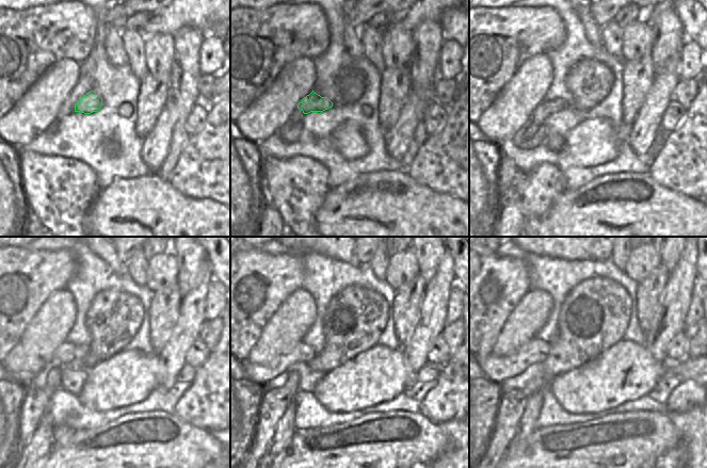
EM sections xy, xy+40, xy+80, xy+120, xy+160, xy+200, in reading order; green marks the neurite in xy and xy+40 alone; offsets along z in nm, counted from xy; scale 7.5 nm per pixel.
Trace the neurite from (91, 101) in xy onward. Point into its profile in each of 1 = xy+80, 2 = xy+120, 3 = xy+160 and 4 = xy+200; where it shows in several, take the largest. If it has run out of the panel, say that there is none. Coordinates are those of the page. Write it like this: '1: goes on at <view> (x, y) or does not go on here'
1: goes on at xy+80 (545, 109)
2: goes on at xy+120 (66, 352)
3: goes on at xy+160 (302, 353)
4: goes on at xy+200 (499, 369)

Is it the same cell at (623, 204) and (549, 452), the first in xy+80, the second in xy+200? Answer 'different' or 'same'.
same

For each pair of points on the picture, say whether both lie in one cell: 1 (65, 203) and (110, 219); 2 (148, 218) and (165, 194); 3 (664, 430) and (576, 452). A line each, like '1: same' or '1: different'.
1: different
2: same
3: same

